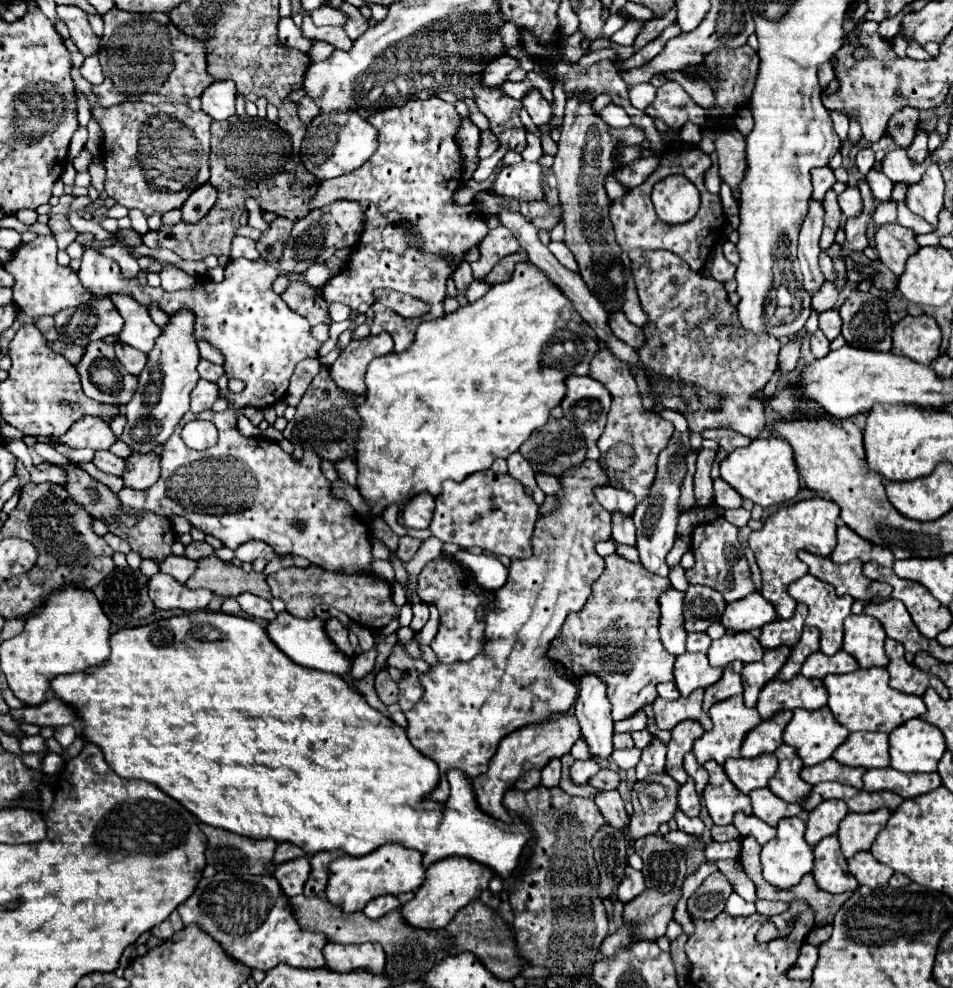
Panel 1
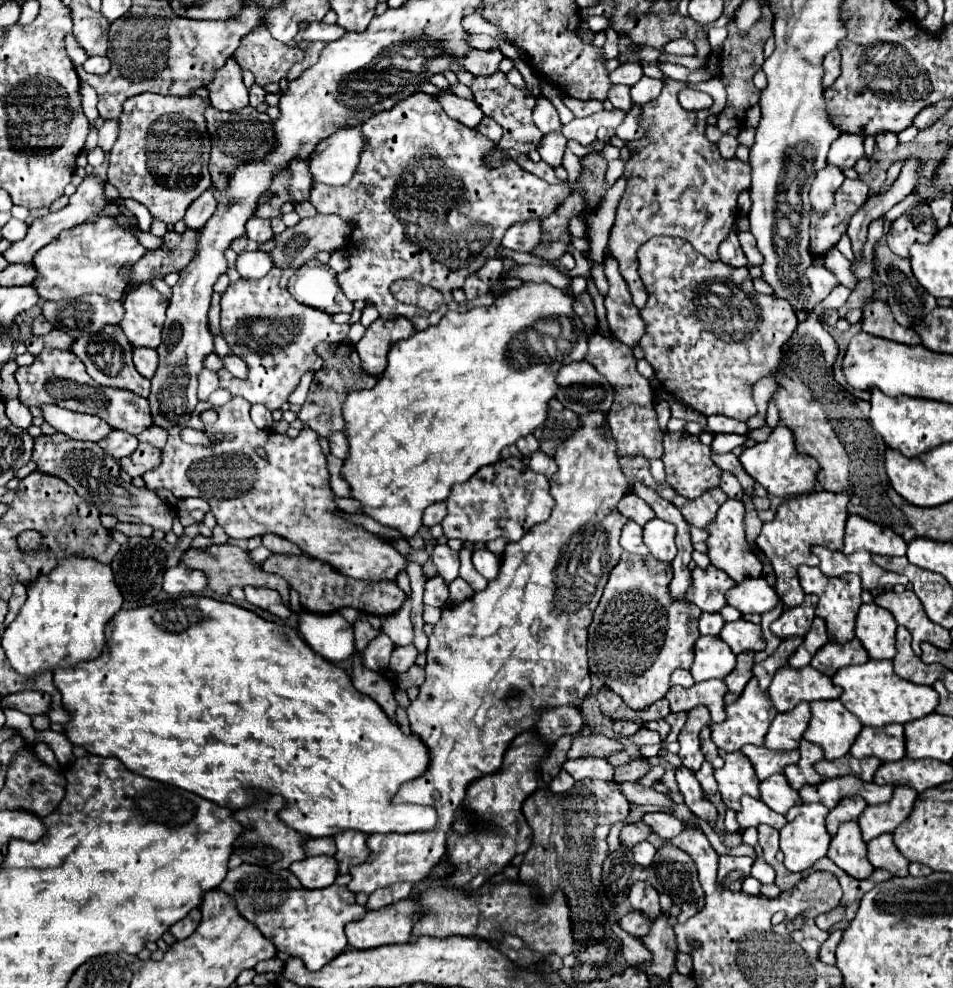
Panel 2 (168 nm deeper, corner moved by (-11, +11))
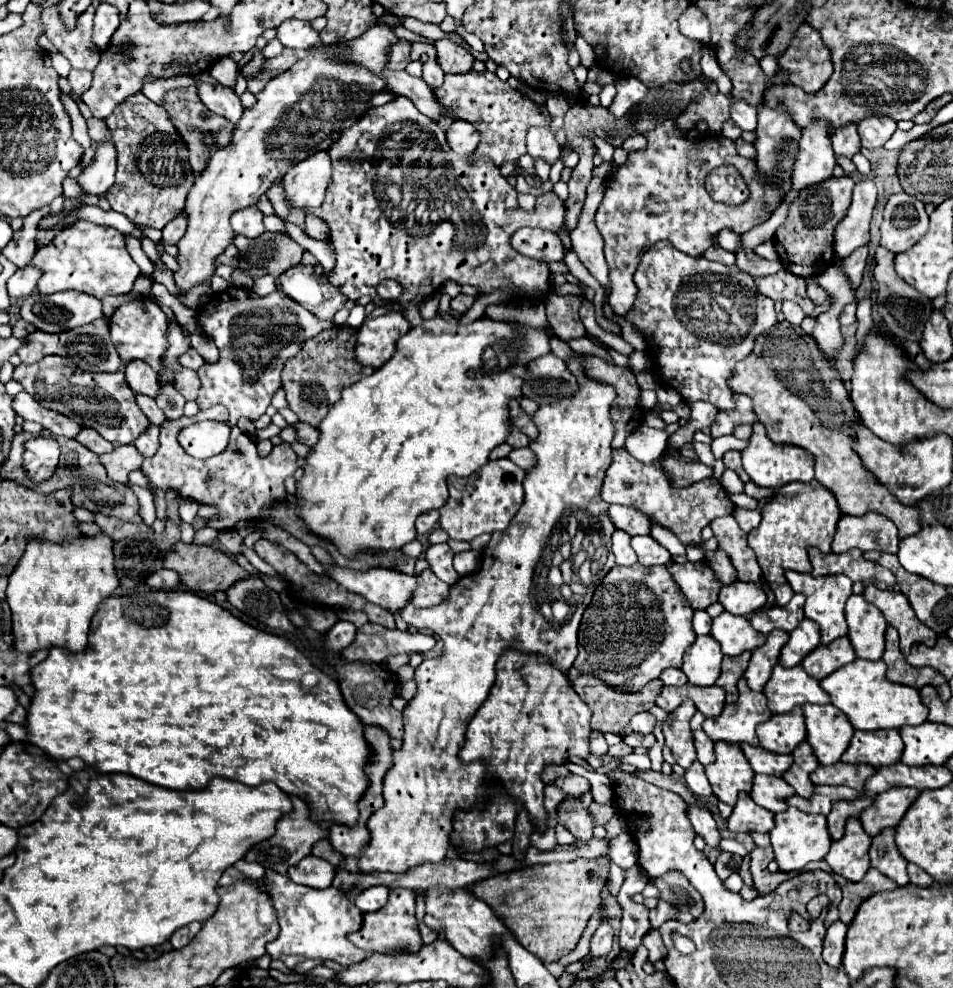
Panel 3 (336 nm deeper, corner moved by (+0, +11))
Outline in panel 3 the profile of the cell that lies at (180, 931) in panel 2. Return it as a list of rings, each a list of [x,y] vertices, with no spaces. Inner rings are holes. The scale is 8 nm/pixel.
[[[192,922],[192,924],[188,924],[186,928],[178,928],[174,934],[172,934],[172,938],[170,938],[170,944],[172,944],[172,948],[182,948],[182,946],[186,946],[194,936],[196,936],[196,932],[200,930],[200,922]]]

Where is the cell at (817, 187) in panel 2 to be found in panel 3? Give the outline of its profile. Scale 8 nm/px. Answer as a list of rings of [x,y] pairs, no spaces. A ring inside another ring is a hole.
[[[820,120],[820,124],[810,124],[804,128],[804,140],[800,140],[800,152],[796,156],[796,168],[792,174],[794,194],[800,194],[804,188],[820,184],[832,176],[836,158],[828,140],[830,128]]]

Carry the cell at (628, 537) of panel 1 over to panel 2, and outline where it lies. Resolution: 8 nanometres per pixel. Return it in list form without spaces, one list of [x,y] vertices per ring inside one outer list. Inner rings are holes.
[[[629,520],[623,528],[621,534],[621,546],[623,550],[631,552],[631,554],[639,554],[639,556],[647,556],[647,546],[643,544],[643,528],[639,524],[635,524],[633,520]]]

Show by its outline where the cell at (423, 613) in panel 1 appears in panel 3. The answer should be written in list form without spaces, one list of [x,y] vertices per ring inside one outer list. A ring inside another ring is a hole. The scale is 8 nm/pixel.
[[[426,568],[426,570],[418,576],[418,586],[416,586],[410,602],[412,602],[416,608],[430,608],[430,606],[440,604],[440,602],[448,596],[448,590],[450,590],[450,586],[444,584],[442,580],[436,580],[434,572]]]

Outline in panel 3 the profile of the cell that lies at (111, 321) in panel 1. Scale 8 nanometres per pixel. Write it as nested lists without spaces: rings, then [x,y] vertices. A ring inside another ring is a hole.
[[[34,292],[28,300],[22,302],[20,316],[34,324],[42,332],[58,334],[72,330],[84,324],[90,324],[96,318],[102,318],[102,302],[84,292],[56,292],[50,296]]]

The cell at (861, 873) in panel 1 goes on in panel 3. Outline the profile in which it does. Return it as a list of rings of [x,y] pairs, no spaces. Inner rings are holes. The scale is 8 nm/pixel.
[[[886,828],[878,836],[872,838],[870,844],[870,864],[872,868],[880,870],[884,876],[894,880],[898,886],[908,884],[906,874],[906,860],[900,856],[894,844],[894,828]]]

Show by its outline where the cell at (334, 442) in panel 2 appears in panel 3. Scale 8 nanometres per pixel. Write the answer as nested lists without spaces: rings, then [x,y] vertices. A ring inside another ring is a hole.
[[[298,422],[298,424],[296,424],[296,430],[298,430],[298,442],[308,444],[308,446],[312,446],[312,444],[318,442],[318,434],[320,434],[318,428],[312,428],[312,426],[308,426],[308,424]]]

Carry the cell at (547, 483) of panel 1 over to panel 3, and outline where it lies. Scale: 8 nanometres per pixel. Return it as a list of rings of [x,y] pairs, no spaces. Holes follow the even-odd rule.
[[[530,448],[512,450],[512,452],[508,454],[508,458],[510,458],[514,464],[518,464],[520,468],[524,468],[524,470],[530,470],[530,468],[536,464],[536,454],[534,454]]]

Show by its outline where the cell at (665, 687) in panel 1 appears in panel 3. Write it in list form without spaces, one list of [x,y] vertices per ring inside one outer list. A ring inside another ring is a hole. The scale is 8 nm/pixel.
[[[664,670],[664,672],[660,674],[660,680],[662,680],[666,686],[682,686],[682,684],[688,682],[682,670]]]

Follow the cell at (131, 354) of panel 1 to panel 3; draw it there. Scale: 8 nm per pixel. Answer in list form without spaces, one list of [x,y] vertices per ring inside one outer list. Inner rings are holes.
[[[132,360],[132,362],[126,364],[124,374],[126,374],[128,386],[130,386],[134,392],[156,398],[156,392],[158,392],[158,388],[160,388],[160,384],[158,384],[156,372],[154,372],[154,368],[152,368],[150,364],[146,364],[146,362],[142,362],[142,360]]]

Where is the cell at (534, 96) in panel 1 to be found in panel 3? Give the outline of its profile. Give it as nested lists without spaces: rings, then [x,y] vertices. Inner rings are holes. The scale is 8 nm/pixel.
[[[532,126],[532,128],[528,130],[526,144],[528,144],[528,154],[530,154],[532,158],[542,156],[542,158],[548,160],[550,164],[554,164],[556,158],[560,156],[560,146],[558,146],[554,134],[550,132],[550,128]]]

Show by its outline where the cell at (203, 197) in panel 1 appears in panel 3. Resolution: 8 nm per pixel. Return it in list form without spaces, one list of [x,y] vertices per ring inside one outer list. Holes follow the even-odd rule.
[[[180,212],[170,224],[166,224],[166,228],[162,230],[162,238],[164,238],[166,242],[170,242],[170,244],[176,244],[176,242],[184,236],[184,230],[186,230],[186,226],[188,226],[186,220],[188,220],[188,218],[184,216],[184,212]]]

